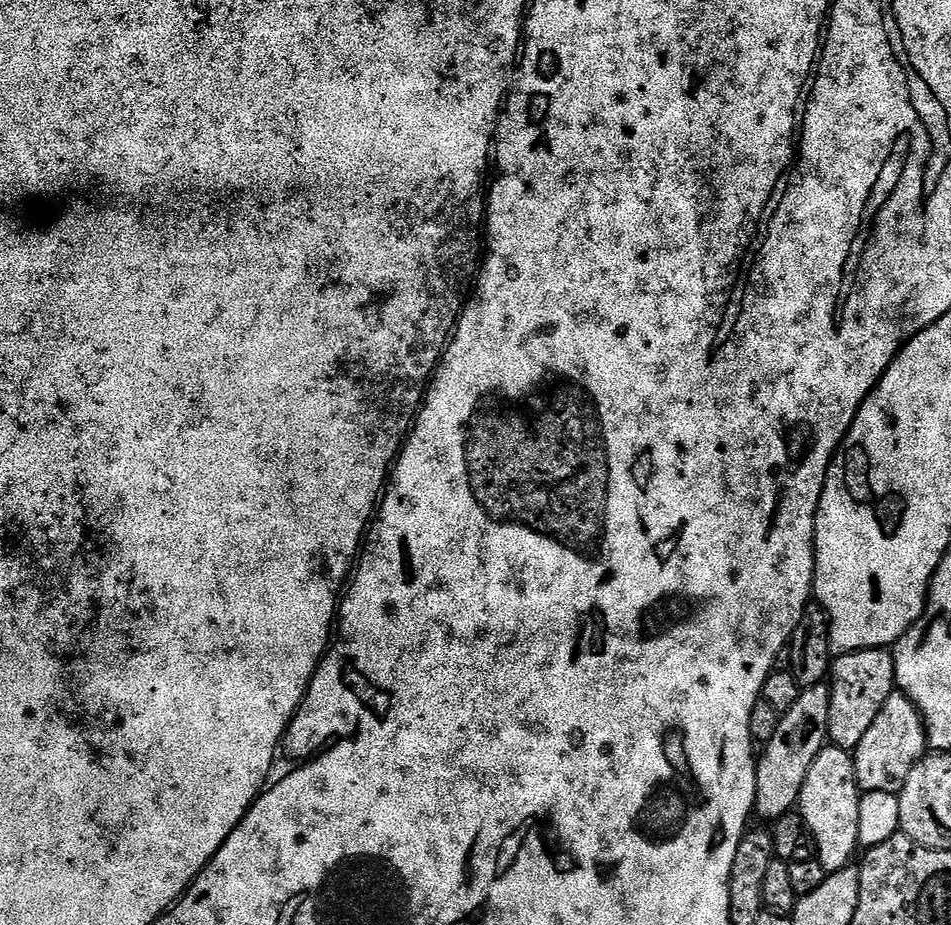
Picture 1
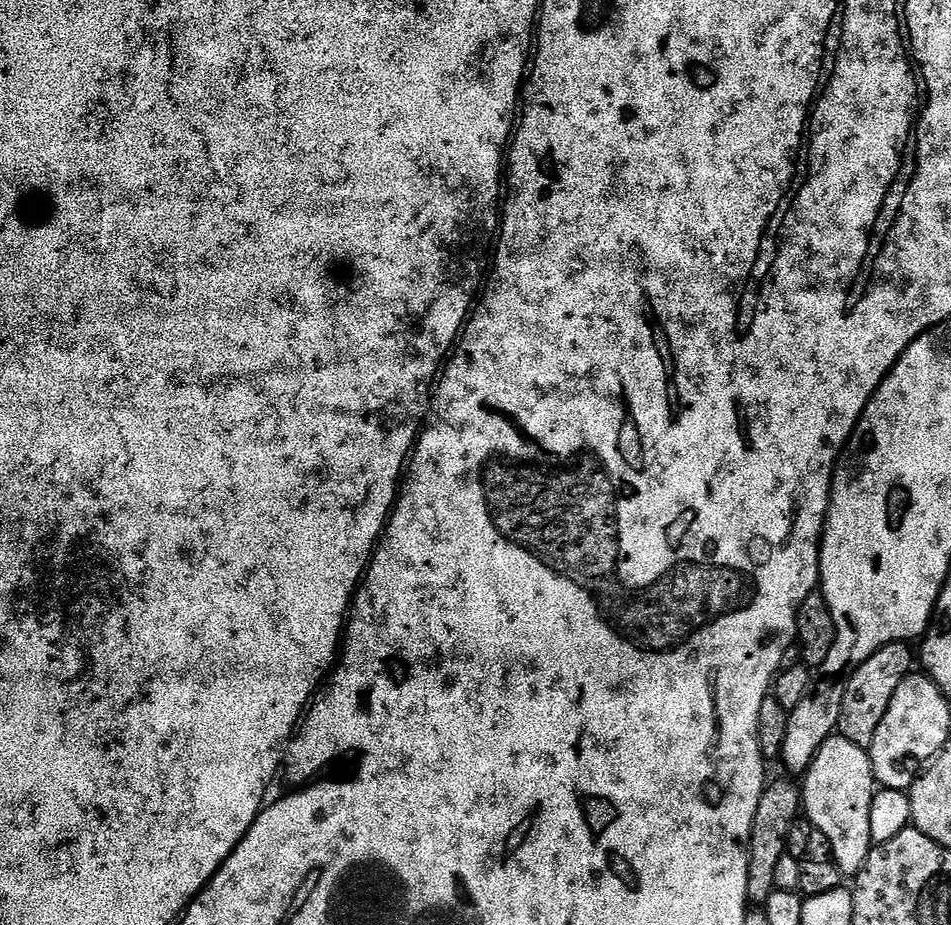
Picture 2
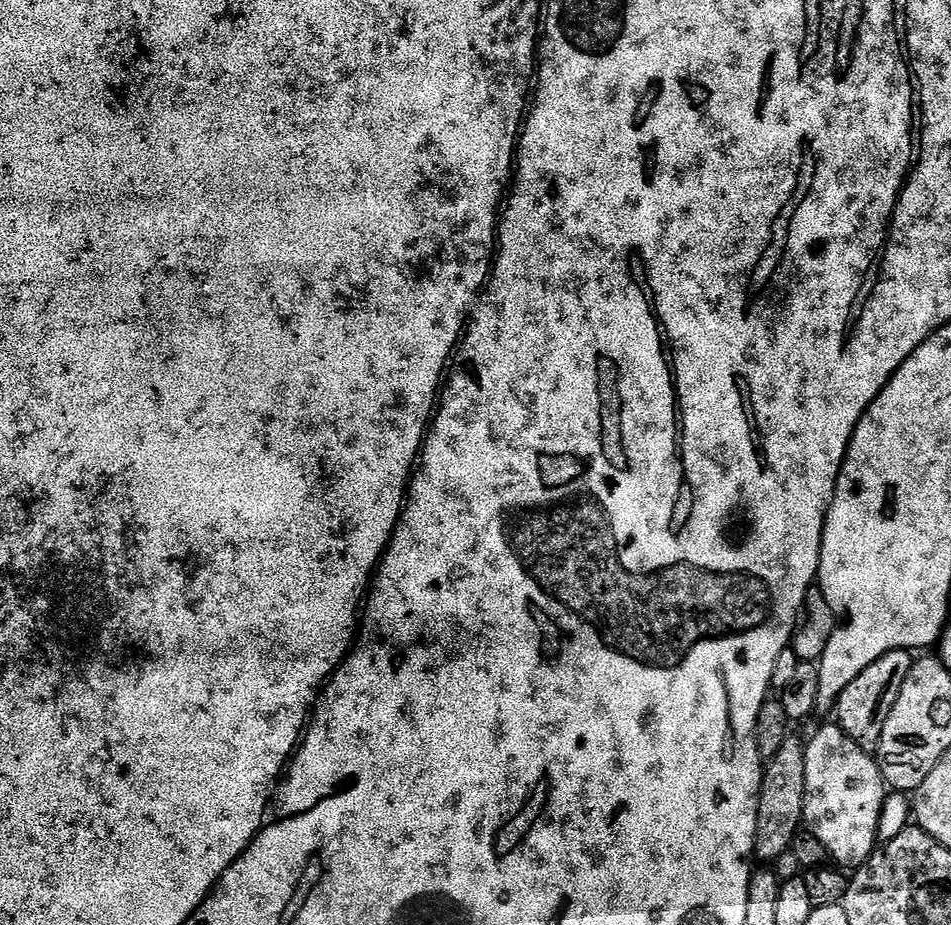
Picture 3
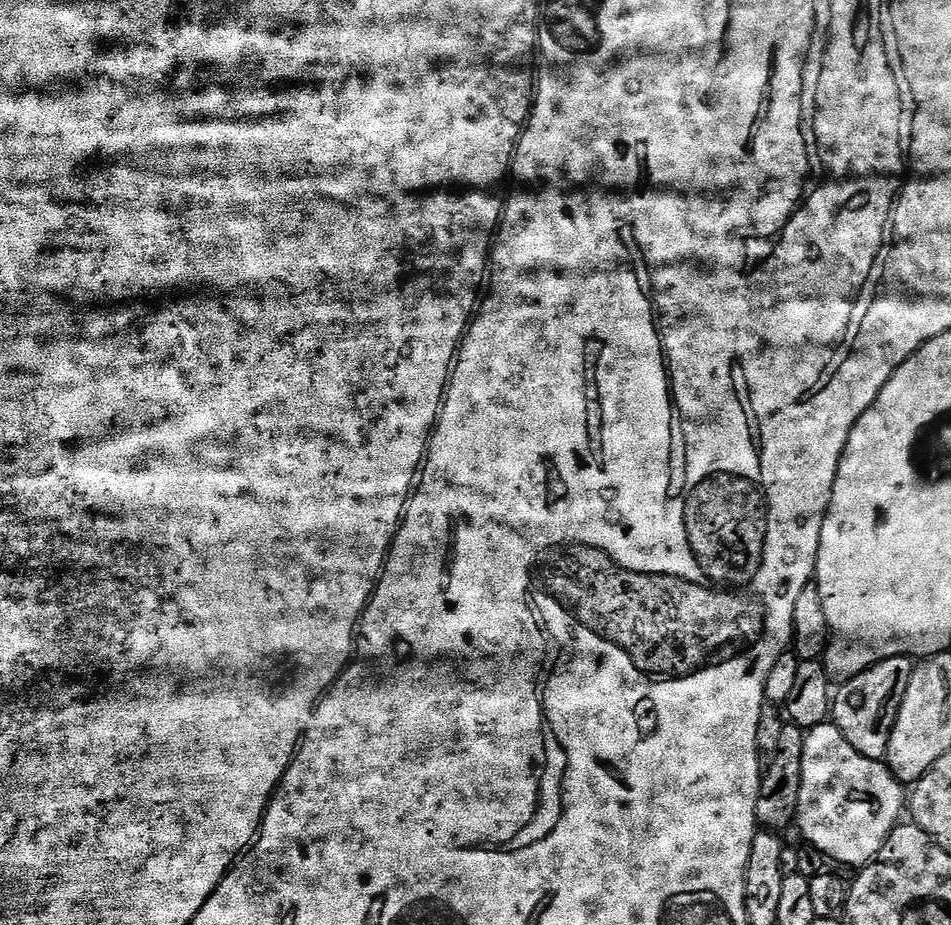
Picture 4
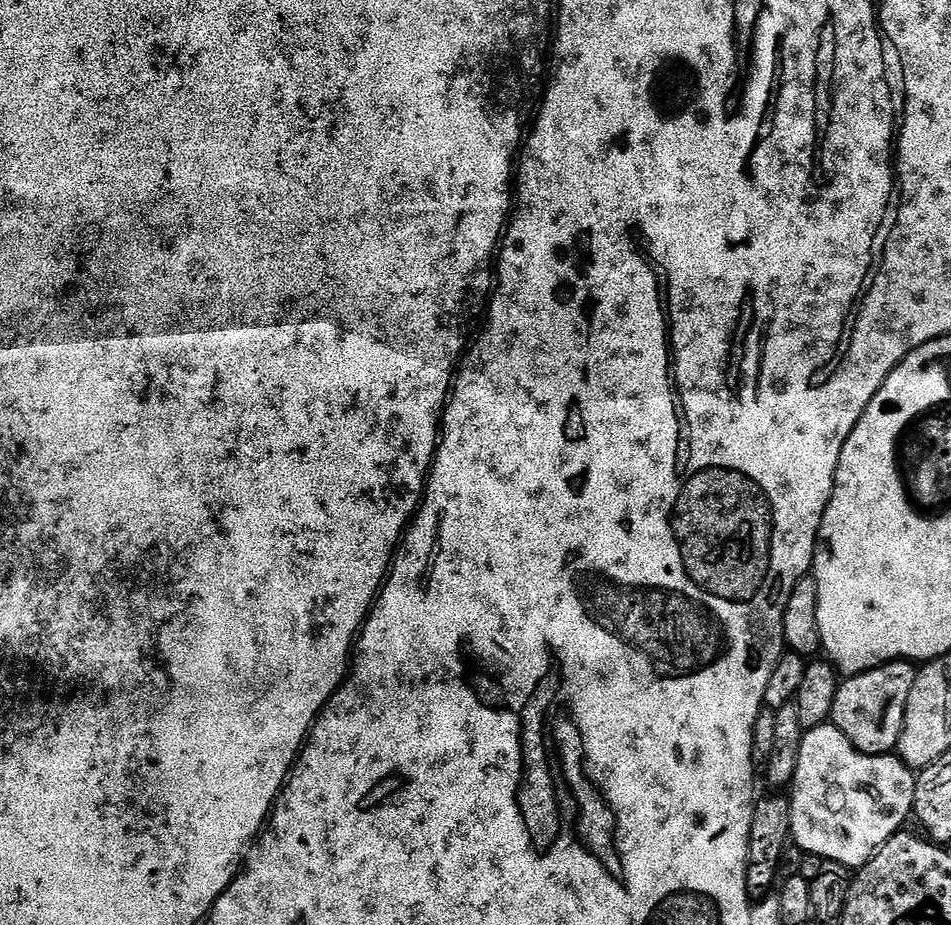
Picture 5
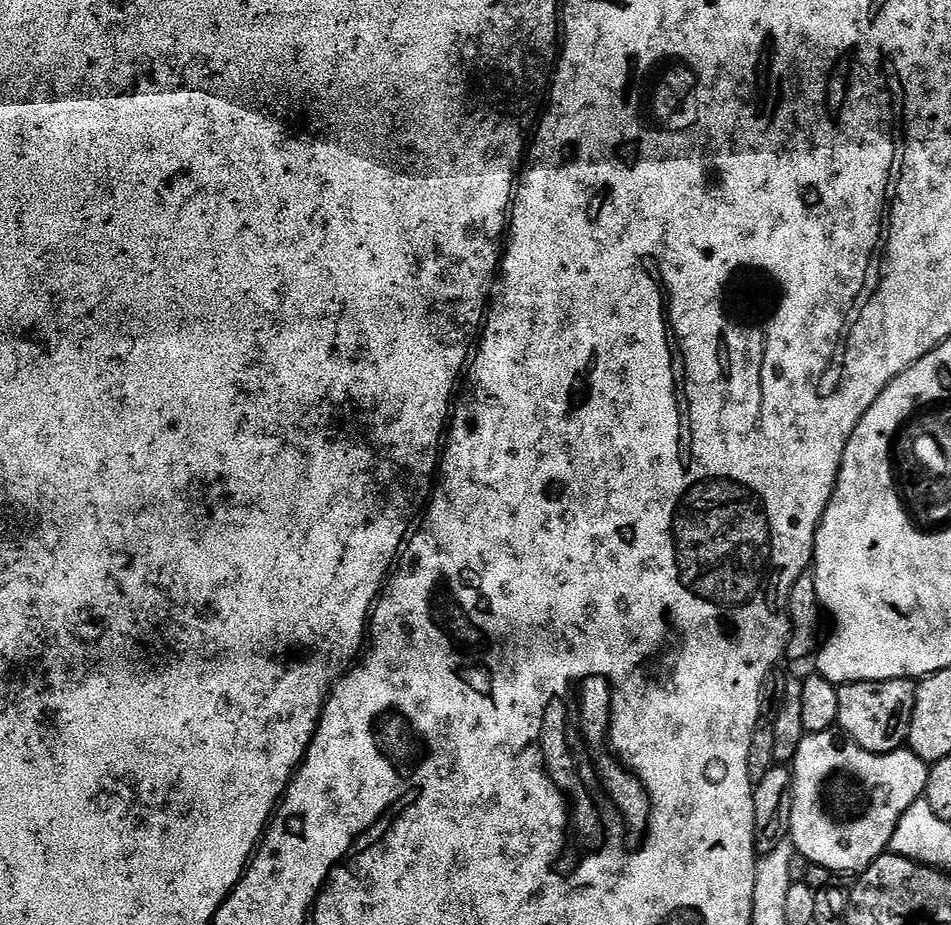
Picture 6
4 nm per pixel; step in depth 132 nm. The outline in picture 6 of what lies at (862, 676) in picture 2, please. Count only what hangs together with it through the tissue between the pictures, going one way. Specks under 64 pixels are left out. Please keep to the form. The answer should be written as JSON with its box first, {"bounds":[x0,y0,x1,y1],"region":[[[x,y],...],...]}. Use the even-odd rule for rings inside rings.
{"bounds":[838,680,916,754],"region":[[[879,680],[854,682],[838,687],[839,731],[853,740],[862,750],[874,754],[899,752],[905,747],[914,714],[916,684],[911,680]]]}

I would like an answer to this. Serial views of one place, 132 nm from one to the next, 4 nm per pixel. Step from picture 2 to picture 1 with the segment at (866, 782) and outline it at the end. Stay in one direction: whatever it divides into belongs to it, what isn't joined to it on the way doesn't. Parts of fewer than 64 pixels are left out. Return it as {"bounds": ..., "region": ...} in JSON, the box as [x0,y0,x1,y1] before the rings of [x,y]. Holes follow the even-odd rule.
{"bounds":[798,746,861,874],"region":[[[826,746],[816,755],[810,770],[806,774],[806,782],[800,791],[798,810],[806,818],[810,830],[816,839],[816,856],[829,874],[849,867],[853,863],[852,855],[858,852],[858,814],[860,813],[861,790],[856,782],[856,766],[853,757],[843,748]]]}

